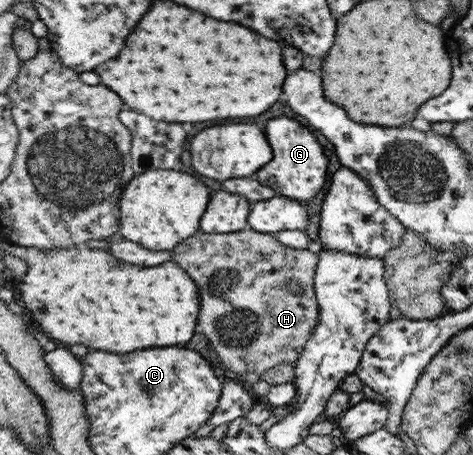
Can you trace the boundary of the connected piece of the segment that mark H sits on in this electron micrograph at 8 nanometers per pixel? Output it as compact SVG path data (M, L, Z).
M247 228L232 233L201 230L192 239L178 245L174 259L198 282L203 297L200 325L229 372L240 378L248 372L262 374L276 365L298 363L310 331L318 321L319 305L312 293L312 277L320 257L306 249L282 245L273 234Z

